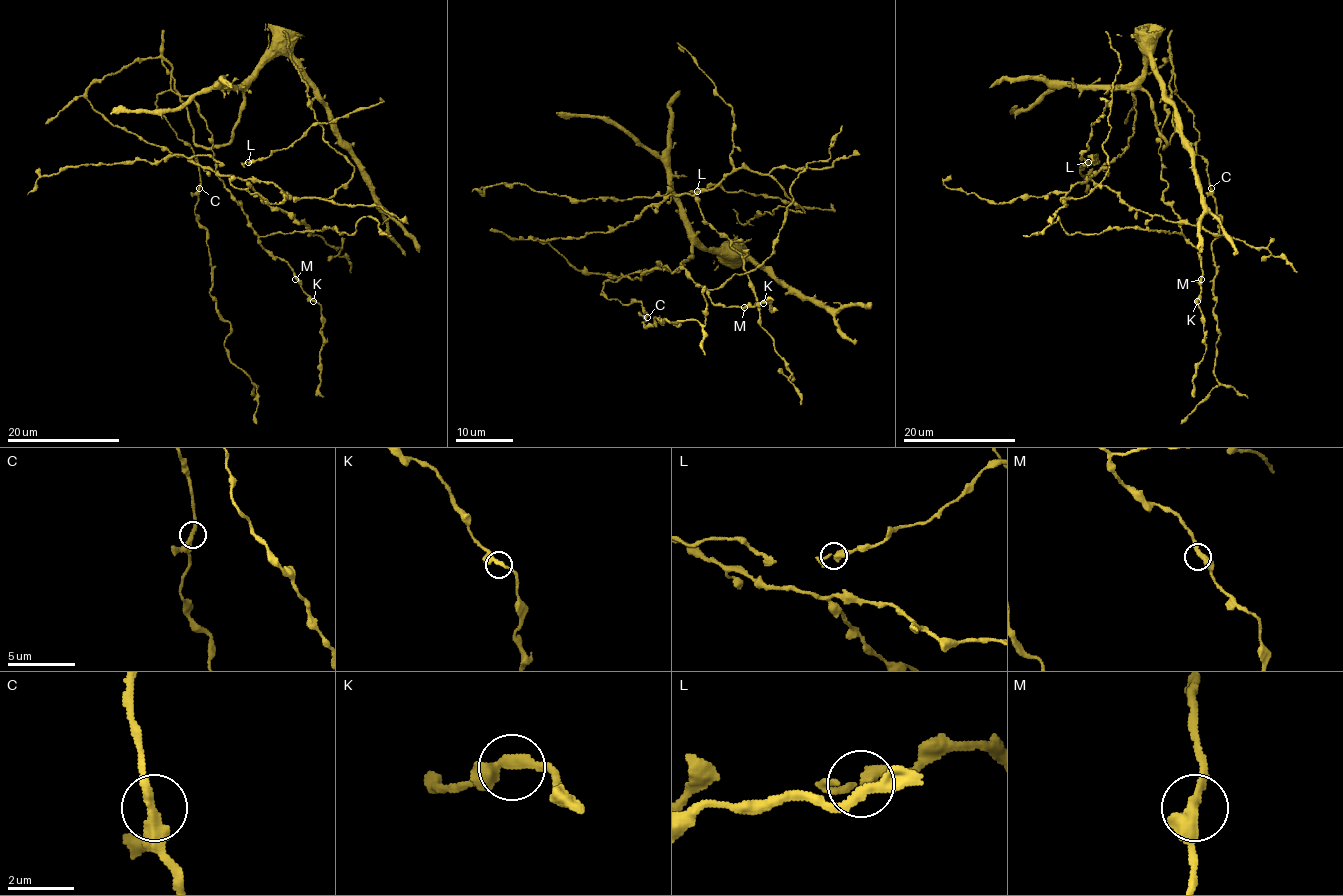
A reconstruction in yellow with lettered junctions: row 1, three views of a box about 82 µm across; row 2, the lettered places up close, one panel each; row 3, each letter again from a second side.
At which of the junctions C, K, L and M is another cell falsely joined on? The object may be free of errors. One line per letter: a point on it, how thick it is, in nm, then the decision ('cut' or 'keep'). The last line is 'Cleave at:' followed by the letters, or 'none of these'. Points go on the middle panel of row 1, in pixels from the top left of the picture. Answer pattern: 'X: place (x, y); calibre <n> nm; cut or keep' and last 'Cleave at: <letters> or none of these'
C: place (647, 317); calibre 320 nm; keep
K: place (763, 303); calibre 320 nm; keep
L: place (697, 191); calibre 300 nm; keep
M: place (744, 307); calibre 340 nm; keep
Cleave at: none of these

